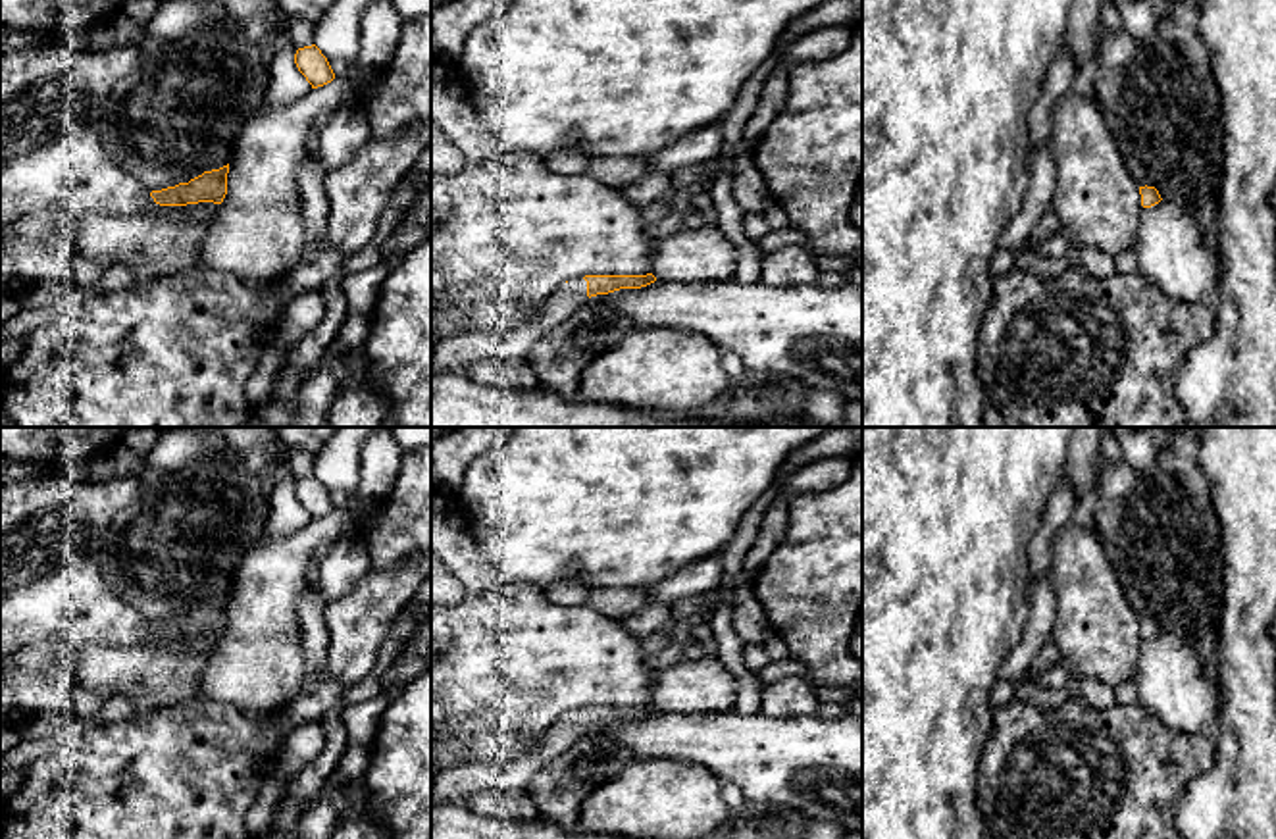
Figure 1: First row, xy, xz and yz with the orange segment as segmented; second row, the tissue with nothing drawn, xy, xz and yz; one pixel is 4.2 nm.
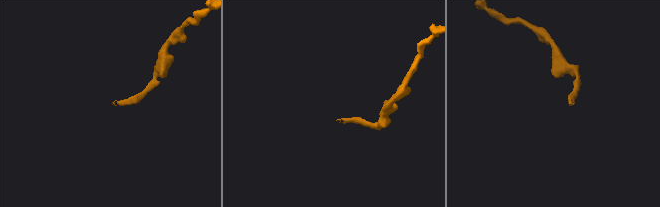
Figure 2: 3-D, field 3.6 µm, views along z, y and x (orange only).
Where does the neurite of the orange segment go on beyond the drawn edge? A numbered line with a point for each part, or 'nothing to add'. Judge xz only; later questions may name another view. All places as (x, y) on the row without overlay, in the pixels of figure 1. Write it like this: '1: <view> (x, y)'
1: xz (455, 786)

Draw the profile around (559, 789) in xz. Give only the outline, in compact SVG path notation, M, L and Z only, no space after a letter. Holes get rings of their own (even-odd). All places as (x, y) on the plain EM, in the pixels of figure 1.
M583 735L545 764L525 789L541 820L575 831L587 797L635 760L631 749L610 737Z

